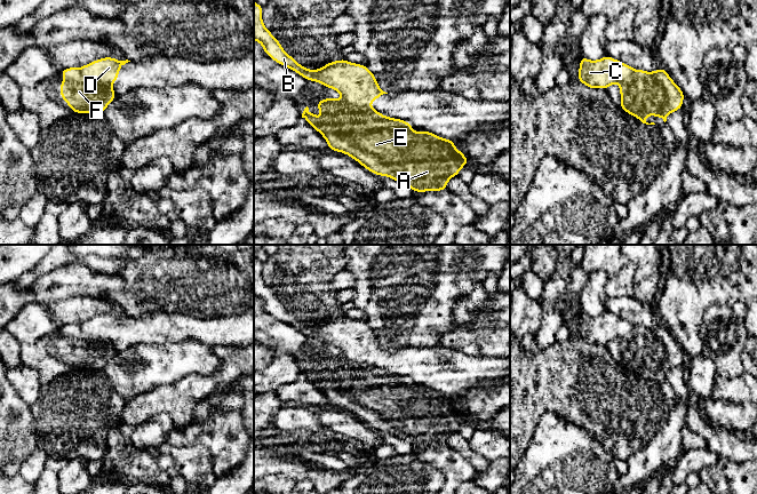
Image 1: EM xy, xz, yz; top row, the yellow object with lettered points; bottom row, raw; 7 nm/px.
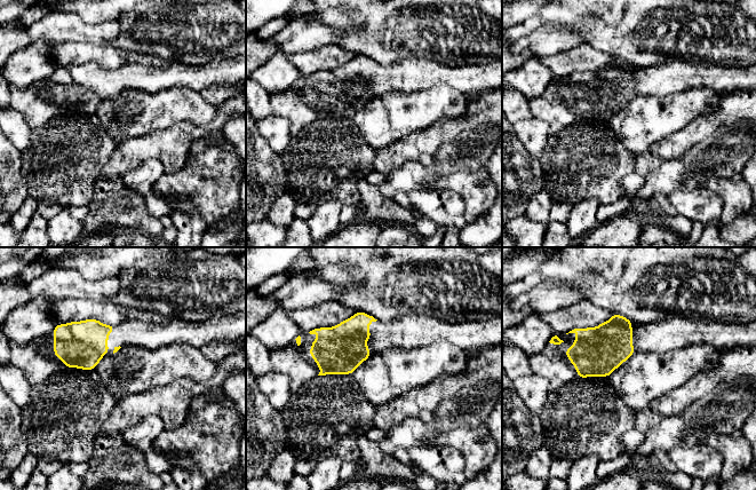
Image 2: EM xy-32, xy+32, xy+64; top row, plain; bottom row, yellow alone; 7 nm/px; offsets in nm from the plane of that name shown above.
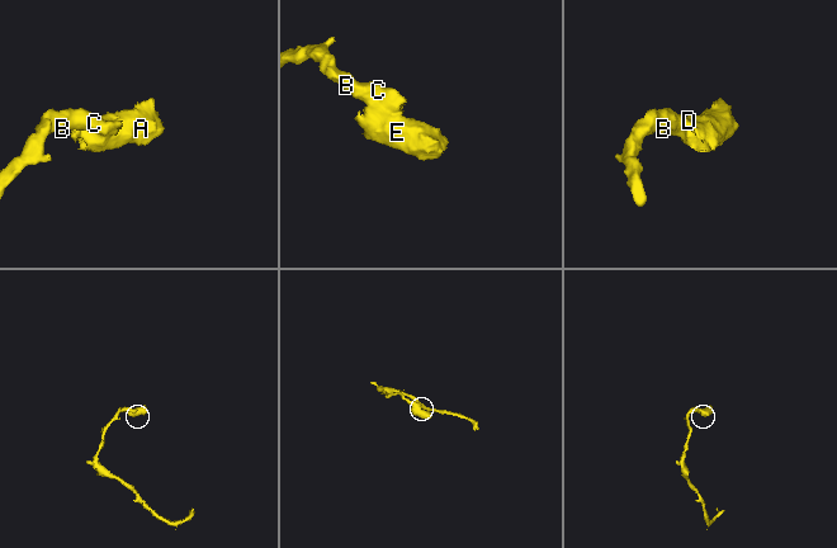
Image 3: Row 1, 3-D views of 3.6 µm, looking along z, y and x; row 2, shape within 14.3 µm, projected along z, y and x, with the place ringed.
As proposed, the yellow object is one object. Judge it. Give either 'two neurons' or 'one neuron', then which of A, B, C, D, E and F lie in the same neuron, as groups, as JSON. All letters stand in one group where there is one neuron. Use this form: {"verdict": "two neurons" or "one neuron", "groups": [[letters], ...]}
{"verdict": "two neurons", "groups": [["A", "E", "F"], ["B", "C", "D"]]}

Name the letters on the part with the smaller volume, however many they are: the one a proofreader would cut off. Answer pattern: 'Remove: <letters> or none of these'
Remove: A, E, F

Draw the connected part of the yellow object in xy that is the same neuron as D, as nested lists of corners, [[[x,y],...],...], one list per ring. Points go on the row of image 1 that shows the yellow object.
[[[103,57],[81,66],[79,70],[86,81],[112,88],[112,83],[118,80],[120,66],[128,62],[130,61],[118,61],[113,57]]]

